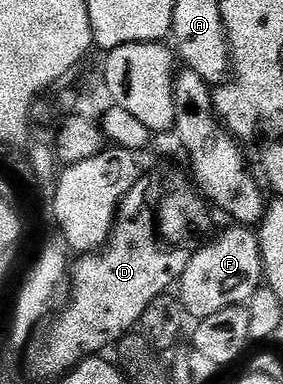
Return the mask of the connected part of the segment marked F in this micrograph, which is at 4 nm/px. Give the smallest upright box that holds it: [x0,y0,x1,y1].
[178,225,264,320]

